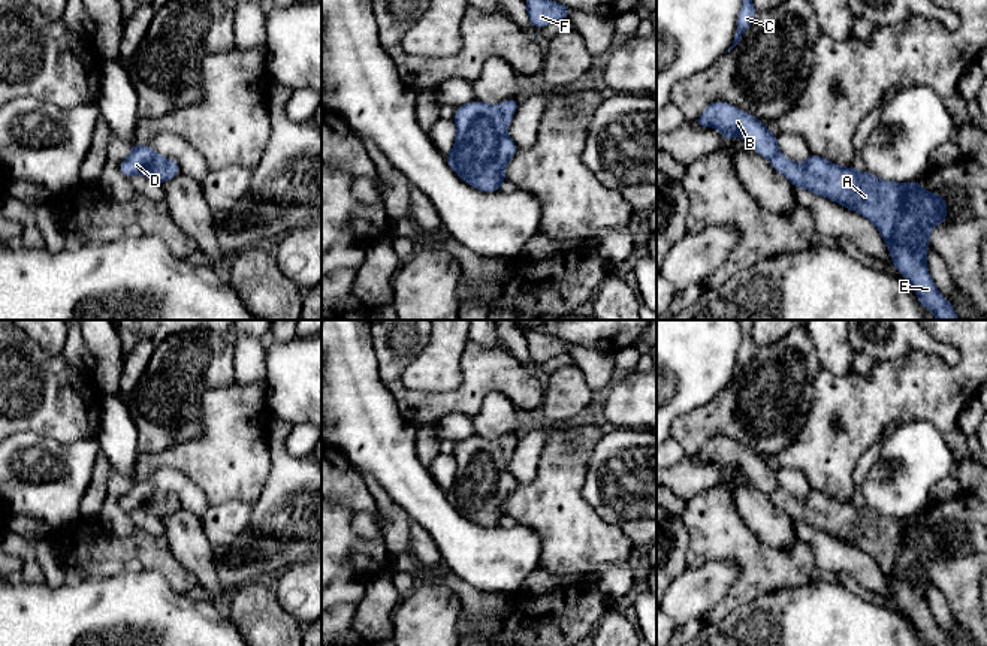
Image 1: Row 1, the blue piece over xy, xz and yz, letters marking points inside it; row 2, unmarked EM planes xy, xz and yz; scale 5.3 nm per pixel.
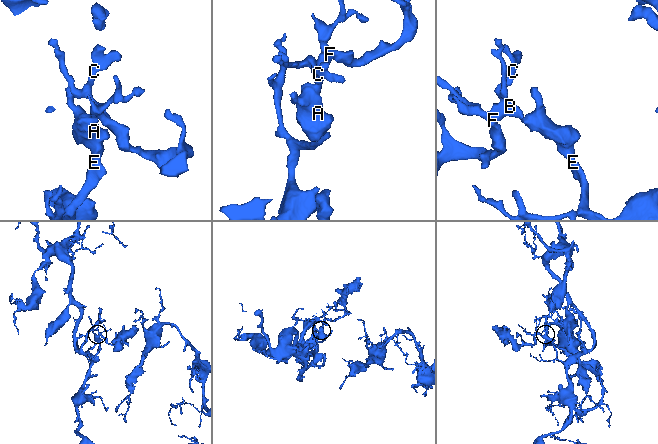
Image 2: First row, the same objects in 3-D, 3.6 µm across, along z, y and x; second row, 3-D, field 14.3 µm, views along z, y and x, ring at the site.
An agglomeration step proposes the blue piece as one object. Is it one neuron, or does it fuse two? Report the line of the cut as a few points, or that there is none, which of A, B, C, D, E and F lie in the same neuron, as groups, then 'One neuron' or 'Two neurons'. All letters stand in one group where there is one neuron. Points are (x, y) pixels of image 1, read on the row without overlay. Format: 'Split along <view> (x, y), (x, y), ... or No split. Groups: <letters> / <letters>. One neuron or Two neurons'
No split. Groups: A B C D E F. One neuron

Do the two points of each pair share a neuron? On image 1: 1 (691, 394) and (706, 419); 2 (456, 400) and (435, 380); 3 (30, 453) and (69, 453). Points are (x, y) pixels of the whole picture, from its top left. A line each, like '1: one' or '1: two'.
1: two
2: two
3: one

